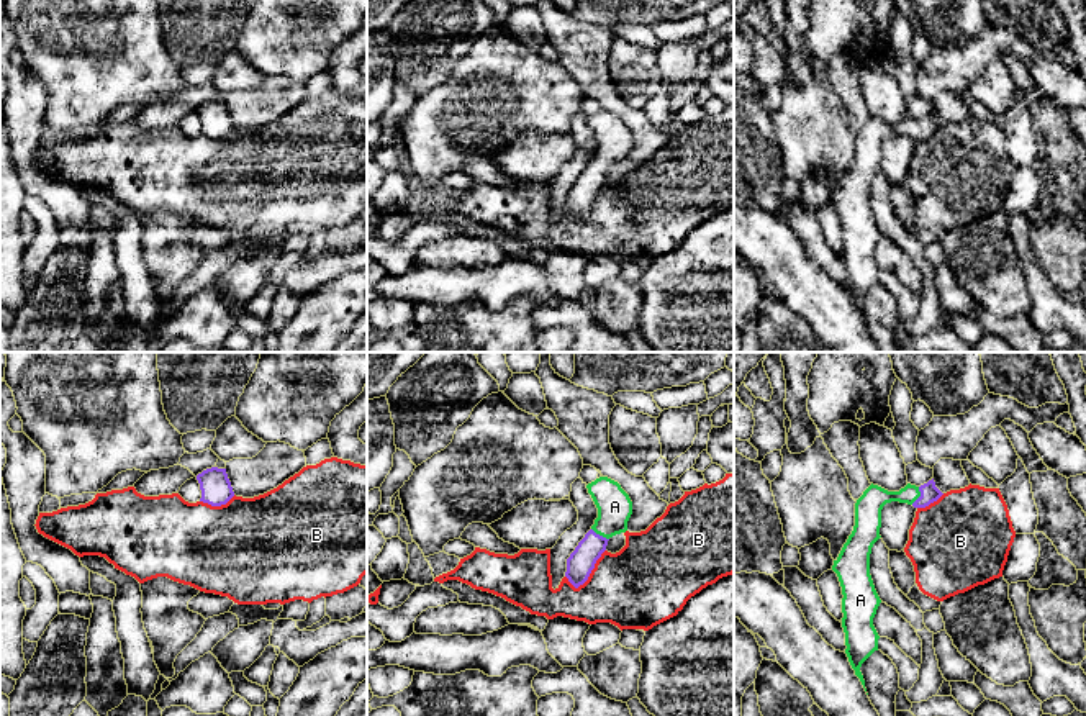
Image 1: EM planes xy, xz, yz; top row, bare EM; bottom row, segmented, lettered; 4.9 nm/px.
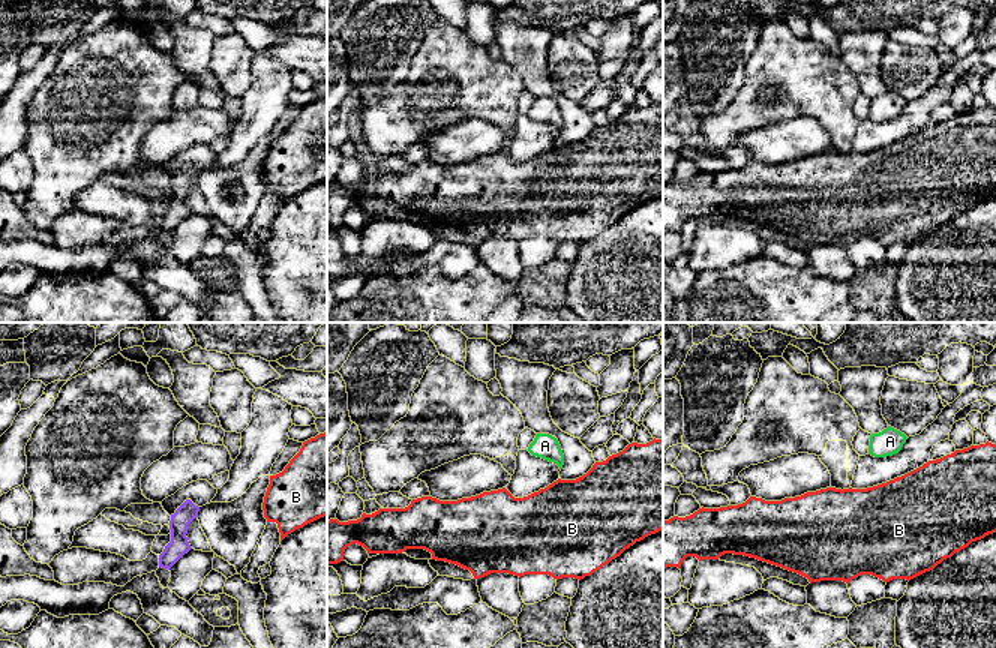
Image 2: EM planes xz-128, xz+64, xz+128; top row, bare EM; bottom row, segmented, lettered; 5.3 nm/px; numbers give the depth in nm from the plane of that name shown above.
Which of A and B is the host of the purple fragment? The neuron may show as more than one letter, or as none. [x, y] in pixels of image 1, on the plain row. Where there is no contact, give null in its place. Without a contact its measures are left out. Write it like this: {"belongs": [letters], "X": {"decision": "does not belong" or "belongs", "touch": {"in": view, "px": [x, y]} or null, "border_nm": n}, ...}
{"belongs": ["A"], "A": {"decision": "belongs", "touch": {"in": "xz", "px": [598, 167]}, "border_nm": 110}, "B": {"decision": "does not belong", "touch": {"in": "xz", "px": [592, 202]}, "border_nm": 240}}

